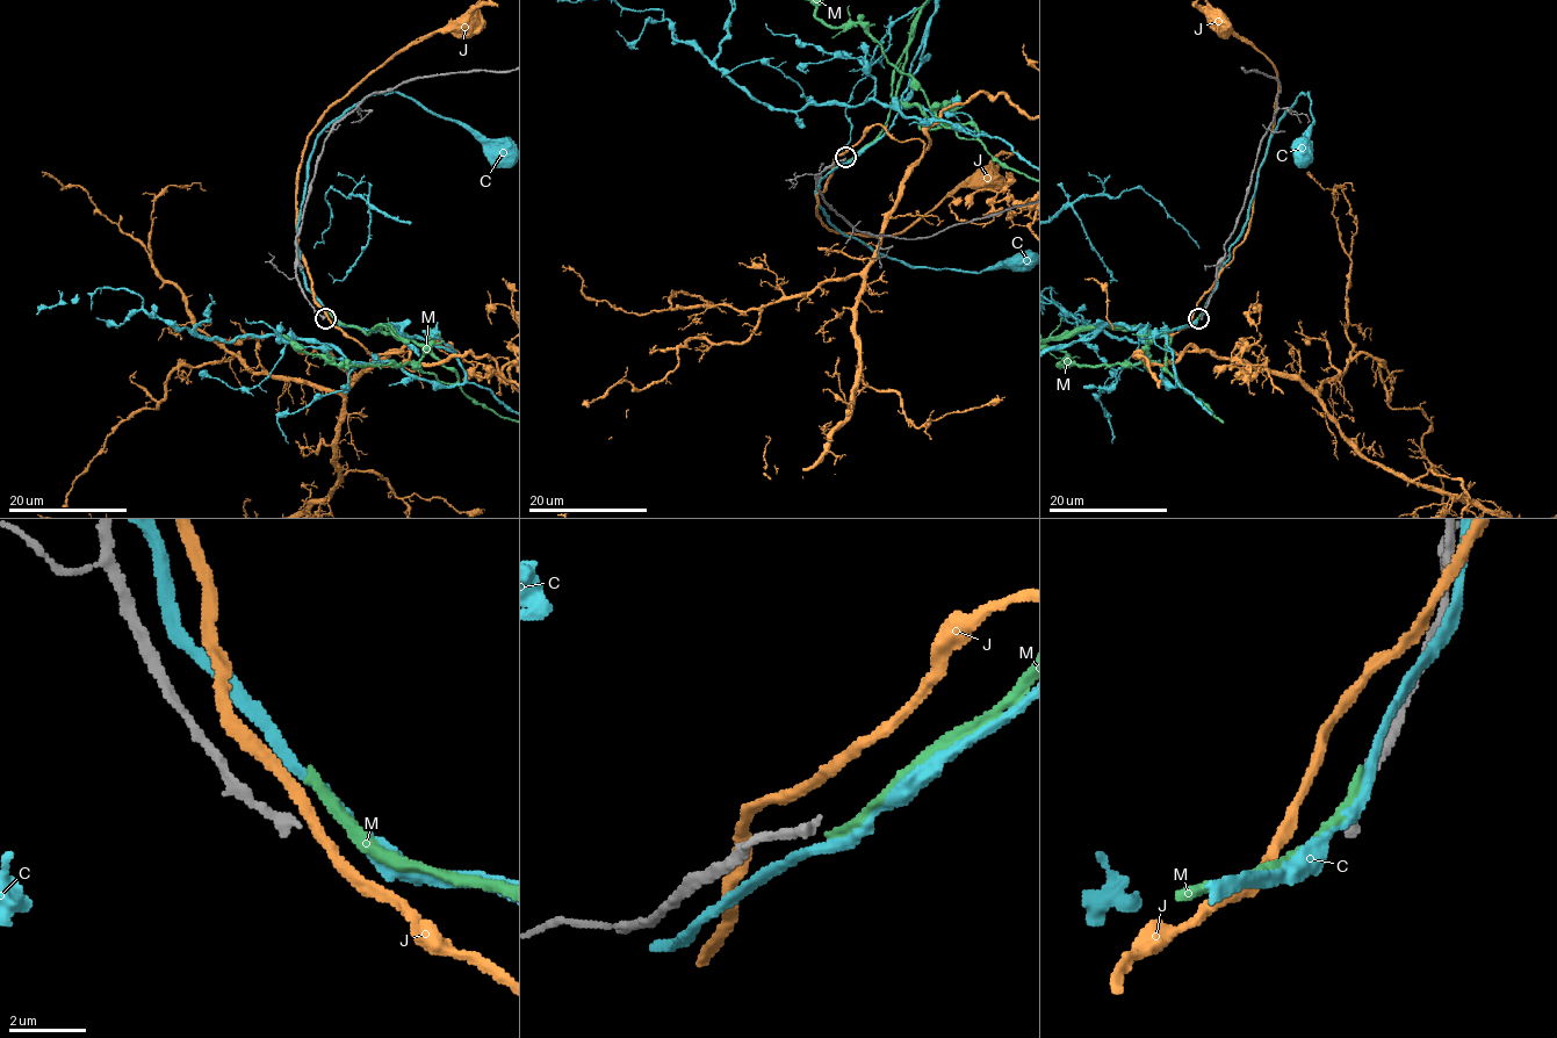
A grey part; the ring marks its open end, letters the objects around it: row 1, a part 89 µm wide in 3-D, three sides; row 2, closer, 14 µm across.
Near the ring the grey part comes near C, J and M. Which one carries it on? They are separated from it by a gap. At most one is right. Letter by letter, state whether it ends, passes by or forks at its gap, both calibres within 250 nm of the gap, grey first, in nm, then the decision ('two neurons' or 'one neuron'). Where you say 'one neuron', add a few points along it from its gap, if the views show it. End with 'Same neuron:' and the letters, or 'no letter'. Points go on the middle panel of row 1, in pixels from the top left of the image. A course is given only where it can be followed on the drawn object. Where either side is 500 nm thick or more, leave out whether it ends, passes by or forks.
C: it passes by | 280/240 nm | two neurons
J: it passes by | 280/280 nm | two neurons
M: it passes by | 280/280 nm | two neurons
Same neuron: no letter

